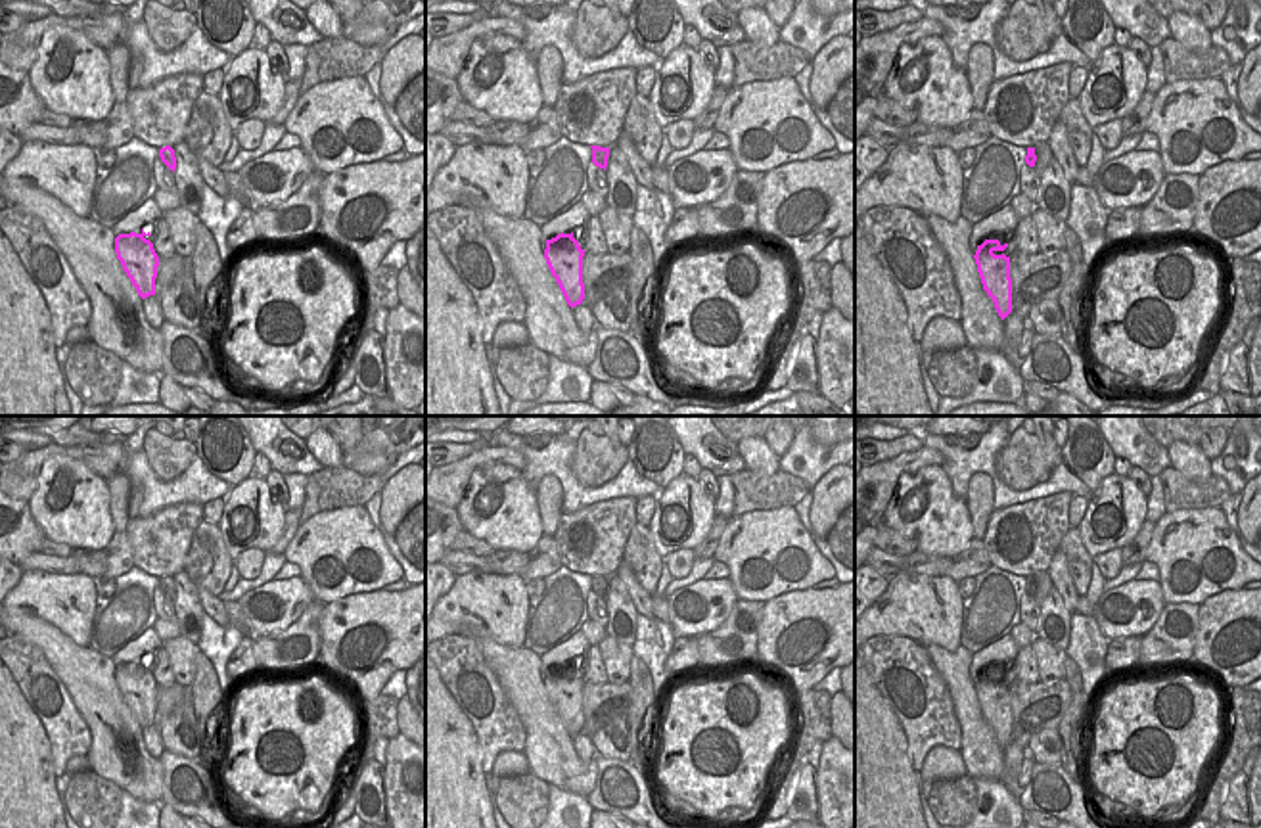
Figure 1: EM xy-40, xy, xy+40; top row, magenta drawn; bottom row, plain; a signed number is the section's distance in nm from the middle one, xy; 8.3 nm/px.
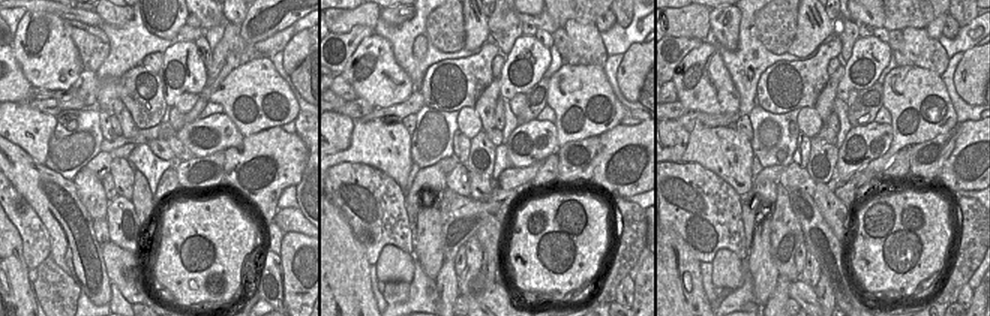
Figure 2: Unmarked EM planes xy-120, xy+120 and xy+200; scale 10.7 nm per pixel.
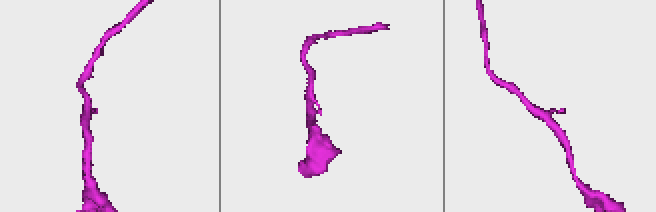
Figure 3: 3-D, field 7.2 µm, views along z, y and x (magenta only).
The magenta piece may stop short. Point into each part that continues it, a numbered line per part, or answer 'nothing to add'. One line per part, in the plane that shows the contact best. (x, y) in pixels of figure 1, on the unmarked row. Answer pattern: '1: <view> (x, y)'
1: xy+40 (1043, 581)

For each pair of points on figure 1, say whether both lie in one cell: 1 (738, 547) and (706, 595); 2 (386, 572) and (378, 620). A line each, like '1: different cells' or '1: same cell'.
1: different cells
2: different cells

